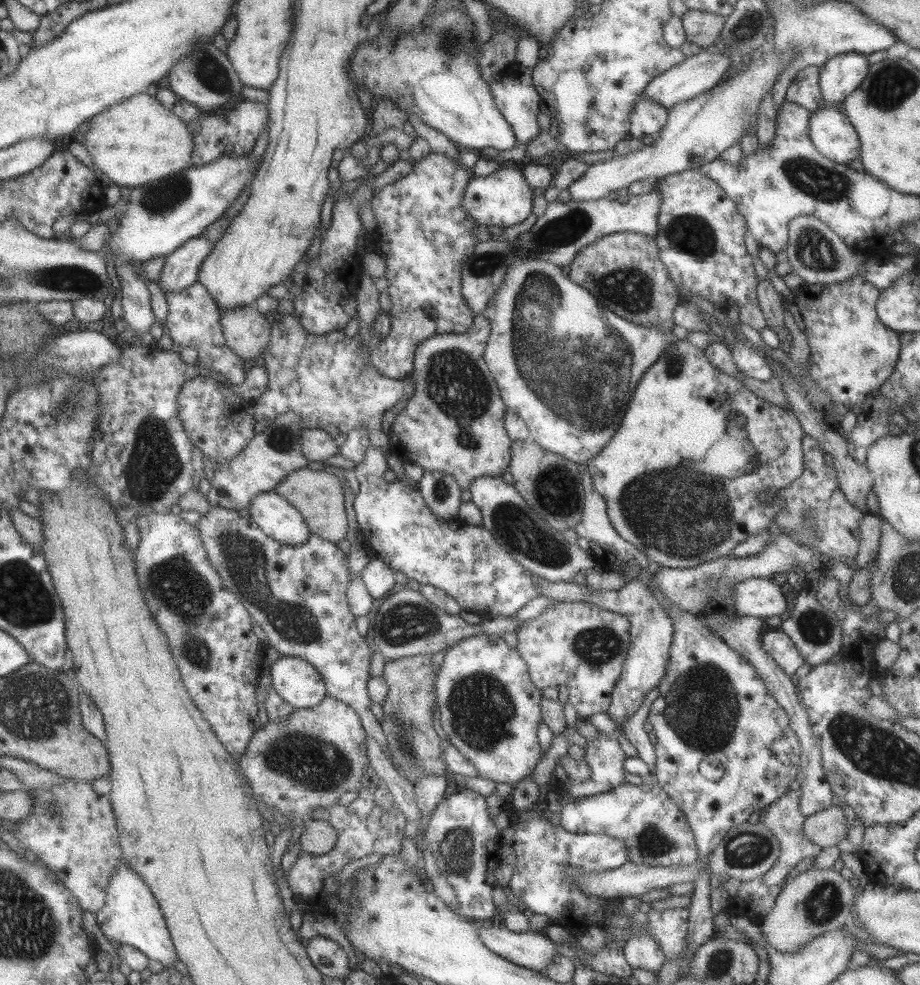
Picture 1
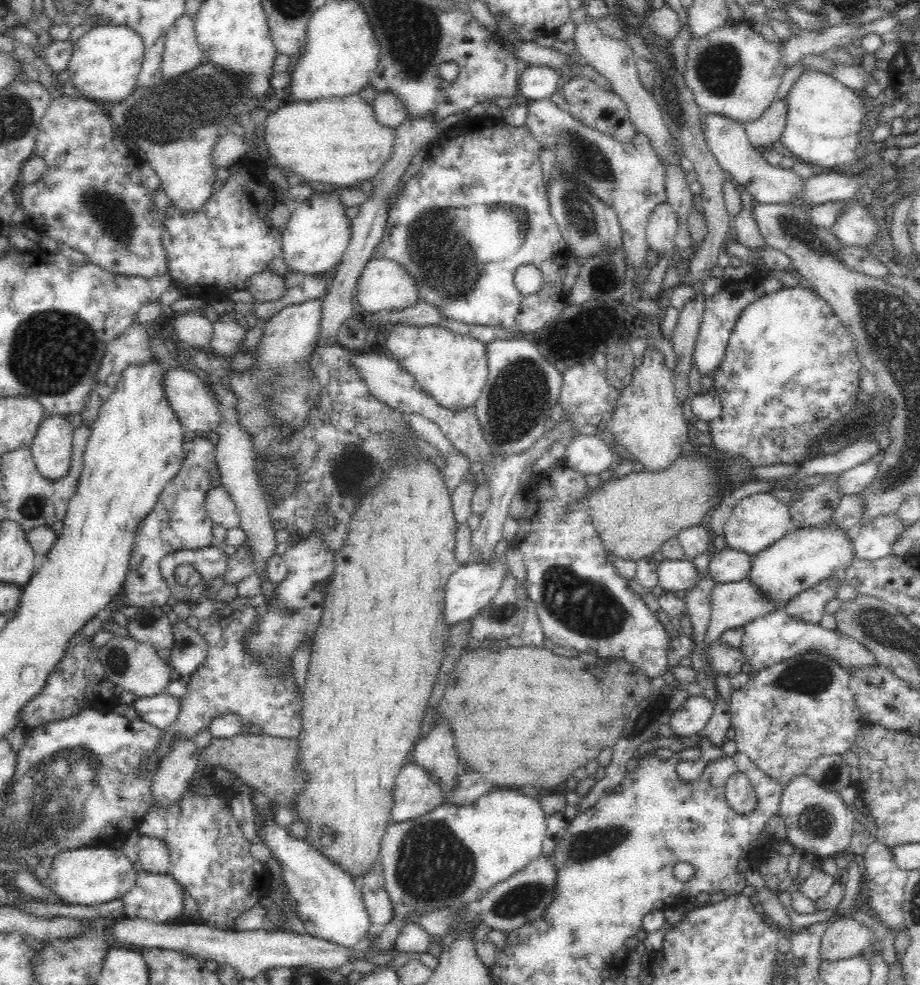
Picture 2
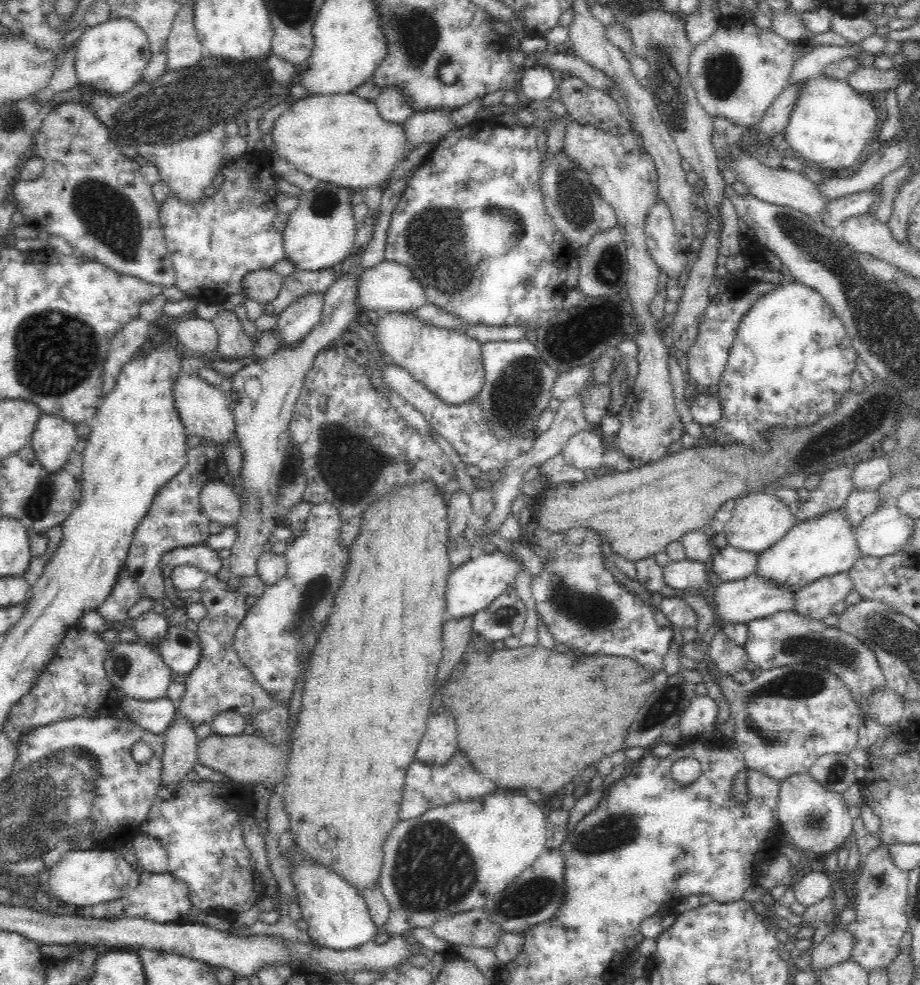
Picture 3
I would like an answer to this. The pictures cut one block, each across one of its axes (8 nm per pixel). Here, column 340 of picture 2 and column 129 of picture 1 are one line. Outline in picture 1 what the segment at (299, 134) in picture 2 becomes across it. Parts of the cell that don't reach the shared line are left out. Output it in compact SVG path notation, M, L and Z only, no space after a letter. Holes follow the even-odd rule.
M140 93L130 96L120 104L110 105L104 112L94 115L90 120L89 129L84 138L80 138L108 183L127 186L131 189L147 182L166 178L182 172L193 164L195 142L187 123L181 120L172 109L164 107L155 96Z

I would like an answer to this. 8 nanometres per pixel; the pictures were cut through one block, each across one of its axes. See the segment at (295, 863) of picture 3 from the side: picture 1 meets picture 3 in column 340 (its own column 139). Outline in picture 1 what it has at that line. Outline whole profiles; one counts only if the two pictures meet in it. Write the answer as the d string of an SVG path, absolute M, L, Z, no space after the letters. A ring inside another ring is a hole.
M124 862L117 866L109 879L105 907L94 914L100 930L115 944L128 944L143 952L150 960L161 962L165 969L175 968L179 958L158 899L150 887Z

